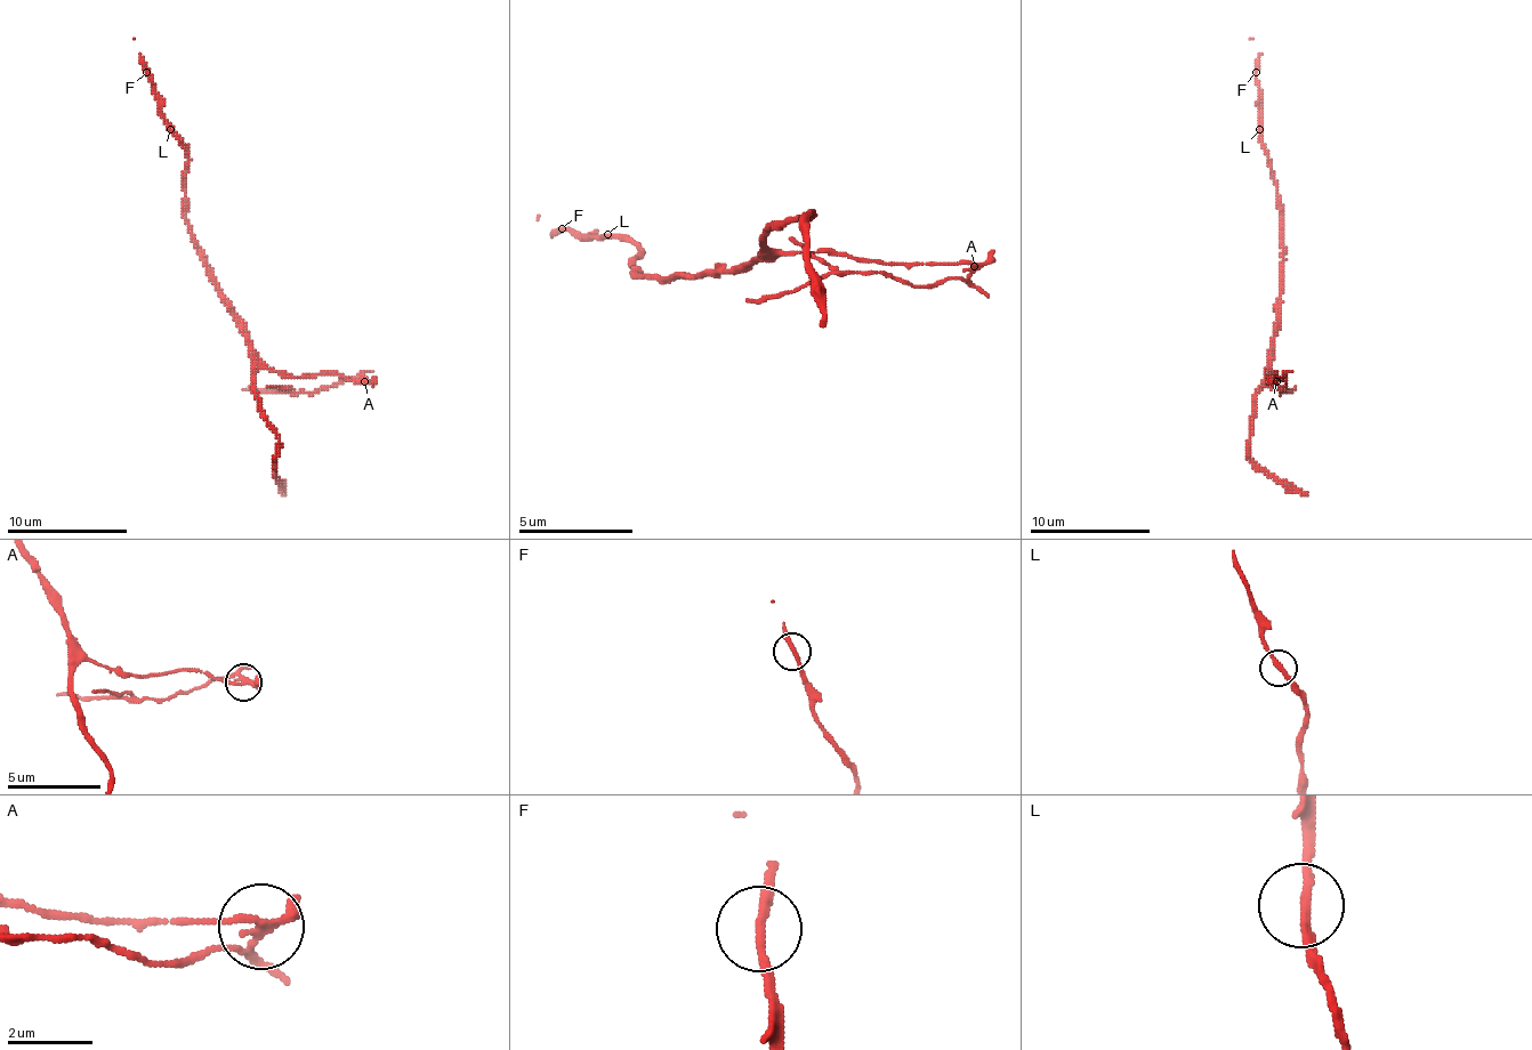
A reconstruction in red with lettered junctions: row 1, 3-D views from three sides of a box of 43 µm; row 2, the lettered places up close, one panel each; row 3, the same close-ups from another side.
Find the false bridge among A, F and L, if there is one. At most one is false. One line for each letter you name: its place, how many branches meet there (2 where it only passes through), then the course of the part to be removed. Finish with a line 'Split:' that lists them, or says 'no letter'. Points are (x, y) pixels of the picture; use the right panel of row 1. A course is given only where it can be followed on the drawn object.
A: (1276, 381) | 3 | (1277, 380), (1285, 380), (1280, 393), (1292, 389)
Split: A

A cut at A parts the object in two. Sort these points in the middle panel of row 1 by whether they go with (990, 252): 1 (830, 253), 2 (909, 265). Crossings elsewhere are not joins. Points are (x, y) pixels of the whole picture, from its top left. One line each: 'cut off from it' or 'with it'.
1: cut off from it
2: cut off from it

